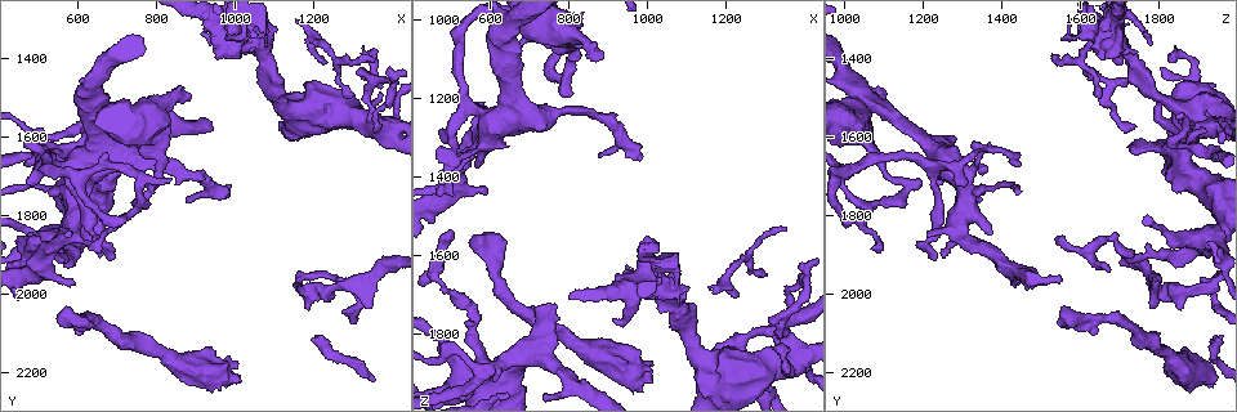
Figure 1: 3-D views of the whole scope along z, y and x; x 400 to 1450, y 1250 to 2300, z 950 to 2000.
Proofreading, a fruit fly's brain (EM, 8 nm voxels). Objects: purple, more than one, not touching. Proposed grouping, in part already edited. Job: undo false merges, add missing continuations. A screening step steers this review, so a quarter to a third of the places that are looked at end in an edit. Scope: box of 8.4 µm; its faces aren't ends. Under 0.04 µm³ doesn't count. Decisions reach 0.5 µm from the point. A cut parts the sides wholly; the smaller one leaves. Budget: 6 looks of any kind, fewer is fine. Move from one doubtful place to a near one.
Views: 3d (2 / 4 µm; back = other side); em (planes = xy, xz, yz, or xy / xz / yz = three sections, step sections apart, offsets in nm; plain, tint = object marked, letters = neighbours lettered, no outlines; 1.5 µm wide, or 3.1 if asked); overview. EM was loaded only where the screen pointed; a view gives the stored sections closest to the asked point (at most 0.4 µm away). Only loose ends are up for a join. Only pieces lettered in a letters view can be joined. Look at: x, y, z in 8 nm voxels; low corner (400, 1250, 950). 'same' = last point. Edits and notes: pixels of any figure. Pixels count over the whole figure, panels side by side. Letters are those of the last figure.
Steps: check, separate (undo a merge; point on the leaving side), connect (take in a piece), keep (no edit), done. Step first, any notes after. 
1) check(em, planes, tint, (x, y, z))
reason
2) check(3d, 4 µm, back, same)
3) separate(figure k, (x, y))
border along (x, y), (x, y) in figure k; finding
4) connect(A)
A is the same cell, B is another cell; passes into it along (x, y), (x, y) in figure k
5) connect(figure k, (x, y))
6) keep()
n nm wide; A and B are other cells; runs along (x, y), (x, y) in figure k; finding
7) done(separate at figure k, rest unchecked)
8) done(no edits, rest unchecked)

check(3d, 2 µm, (790, 1720, 1150))
sharp bend

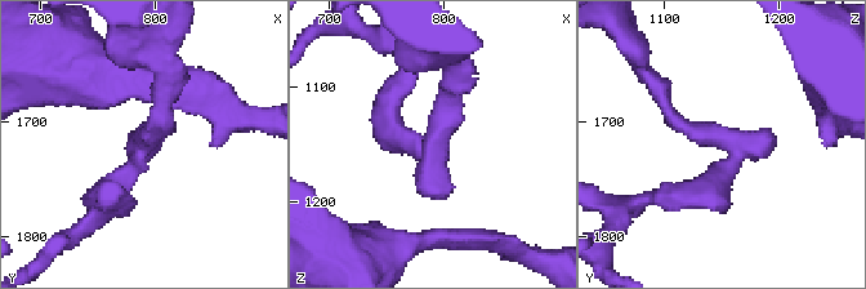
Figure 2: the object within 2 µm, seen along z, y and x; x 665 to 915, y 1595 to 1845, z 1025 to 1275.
check(em, yz, step 4, tint, (788, 1728, 1156))
need the tissue

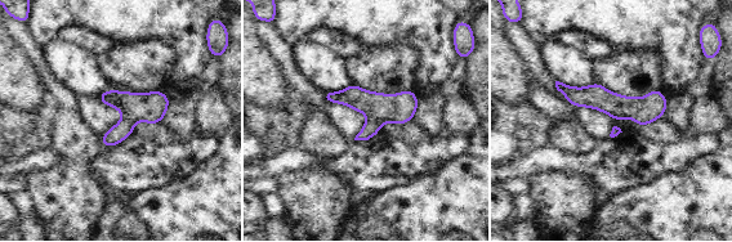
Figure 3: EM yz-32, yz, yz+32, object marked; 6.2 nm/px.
check(em, xz, step 8, letters, same)
cut it another way

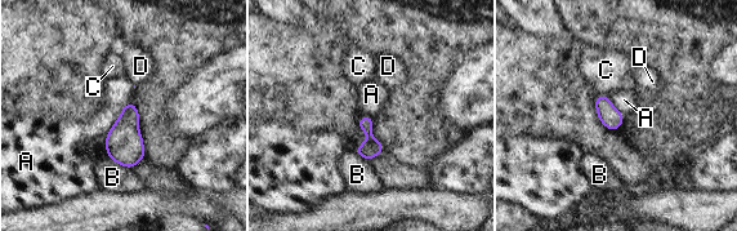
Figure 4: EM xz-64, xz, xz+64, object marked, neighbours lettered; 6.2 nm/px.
separate(figure 4, (370, 149))
A, B, C and D are other cells; border along (373, 123), (362, 129) in figure 4; two cells meet here

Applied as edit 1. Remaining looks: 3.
check(3d, 2 µm, (985, 1715, 1350))
free end

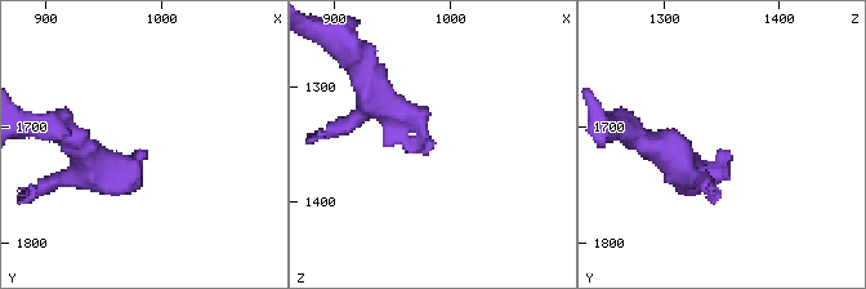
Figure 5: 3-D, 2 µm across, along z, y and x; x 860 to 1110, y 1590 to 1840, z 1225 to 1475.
check(em, xz, step 4, plain, (986, 1720, 1348))

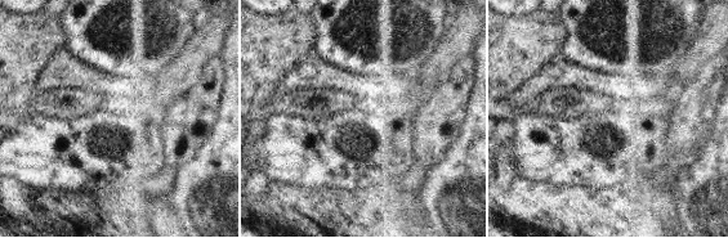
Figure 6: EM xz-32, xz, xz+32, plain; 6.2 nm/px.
check(em, xz, step 4, letters, same)
what lies round it

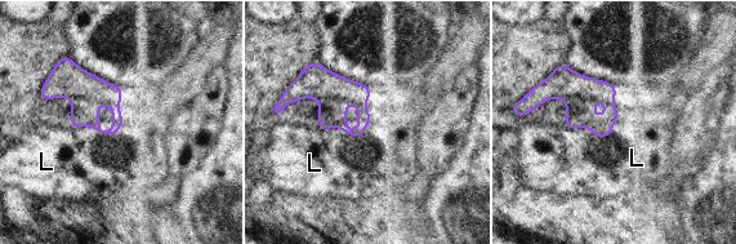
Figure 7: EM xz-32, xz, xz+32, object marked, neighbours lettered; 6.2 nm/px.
keep()
L is another cell; border along (619, 118), (610, 136), (565, 128) in figure 7; none of them fits

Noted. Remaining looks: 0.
done(separate at figure 4, rest unchecked)

